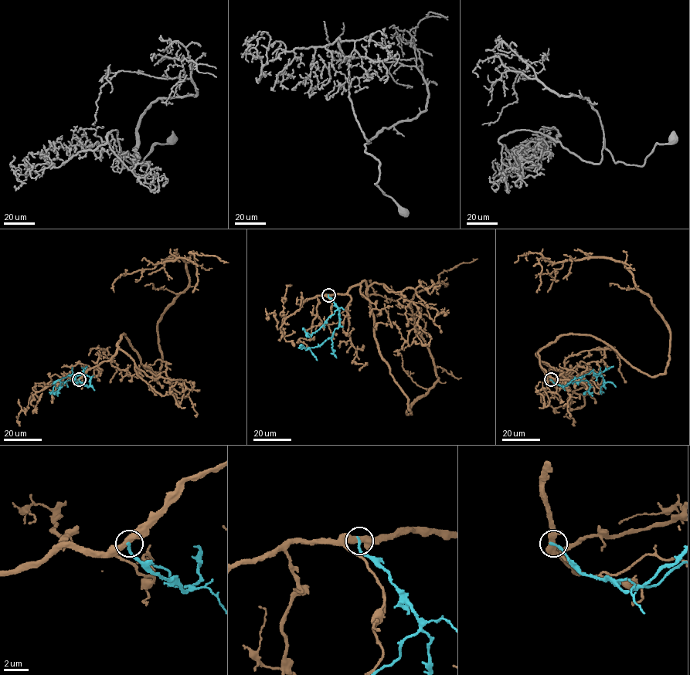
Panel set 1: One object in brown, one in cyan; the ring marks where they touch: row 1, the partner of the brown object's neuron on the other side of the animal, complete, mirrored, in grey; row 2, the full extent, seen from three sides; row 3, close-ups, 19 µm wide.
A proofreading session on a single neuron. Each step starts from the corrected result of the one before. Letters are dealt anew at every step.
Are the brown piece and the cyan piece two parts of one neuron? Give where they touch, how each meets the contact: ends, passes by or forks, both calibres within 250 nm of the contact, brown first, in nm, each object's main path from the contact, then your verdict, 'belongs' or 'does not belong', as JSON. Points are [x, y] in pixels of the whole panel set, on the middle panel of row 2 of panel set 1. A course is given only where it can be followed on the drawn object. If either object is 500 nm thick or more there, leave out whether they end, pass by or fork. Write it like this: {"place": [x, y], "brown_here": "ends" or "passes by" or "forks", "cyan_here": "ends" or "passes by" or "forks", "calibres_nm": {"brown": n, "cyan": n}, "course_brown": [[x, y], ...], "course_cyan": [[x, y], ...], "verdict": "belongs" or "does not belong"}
{"place": [328, 295], "brown_here": "passes by", "cyan_here": "ends", "calibres_nm": {"brown": 440, "cyan": 200}, "course_brown": [[328, 295], [365, 281], [379, 354], [408, 415], [438, 378], [411, 300], [438, 289], [440, 273], [477, 259]], "course_cyan": [[328, 295], [339, 311], [338, 326], [331, 337], [321, 345], [307, 348], [302, 345], [298, 347]], "verdict": "does not belong"}

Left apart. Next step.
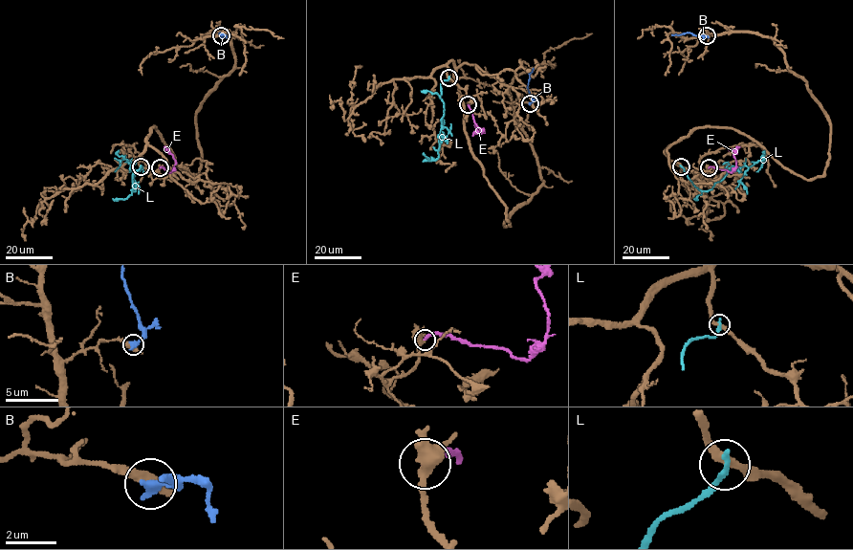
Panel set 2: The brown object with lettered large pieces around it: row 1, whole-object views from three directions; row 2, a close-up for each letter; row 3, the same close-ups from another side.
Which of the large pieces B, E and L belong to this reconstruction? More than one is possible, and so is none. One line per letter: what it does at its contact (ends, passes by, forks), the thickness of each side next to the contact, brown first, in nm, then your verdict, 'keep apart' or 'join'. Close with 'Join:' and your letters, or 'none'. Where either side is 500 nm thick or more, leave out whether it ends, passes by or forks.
B: 550 nm thick on the brown side, 420 nm on the other; keep apart
E: it ends there; 360 nm thick on the brown side, 280 nm on the other; join
L: it ends there; 240 nm thick on the brown side, 240 nm on the other; keep apart
Join: E

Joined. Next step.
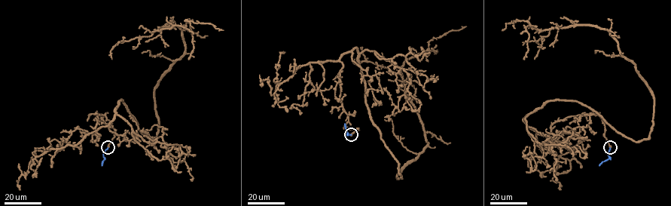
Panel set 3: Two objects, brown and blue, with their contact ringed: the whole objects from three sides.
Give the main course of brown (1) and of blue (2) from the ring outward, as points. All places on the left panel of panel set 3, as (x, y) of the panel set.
1: (108, 147), (97, 116), (99, 136), (122, 99), (155, 141), (154, 89), (184, 48), (158, 29), (223, 30)
2: (108, 147), (102, 165)

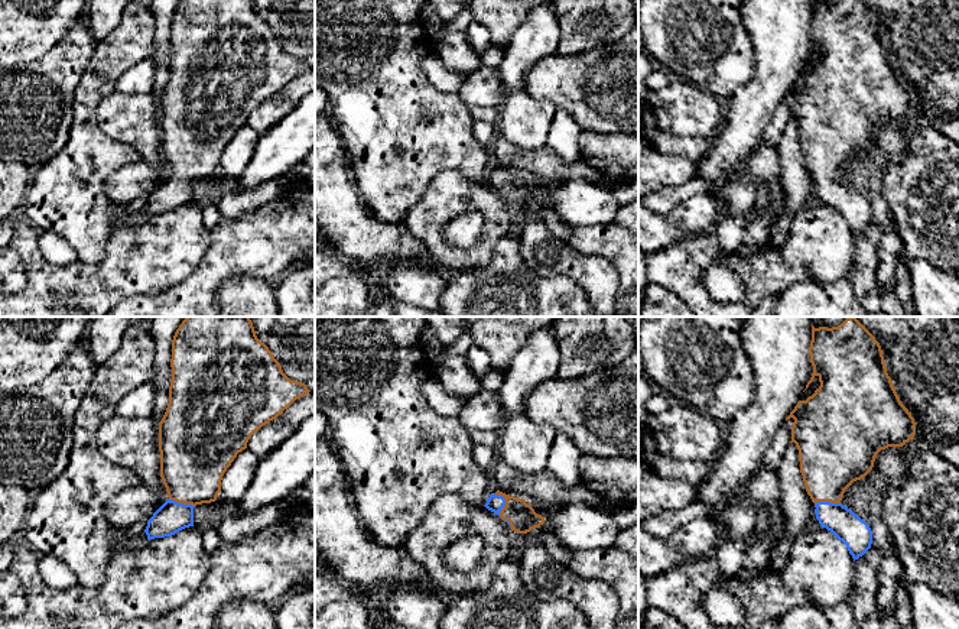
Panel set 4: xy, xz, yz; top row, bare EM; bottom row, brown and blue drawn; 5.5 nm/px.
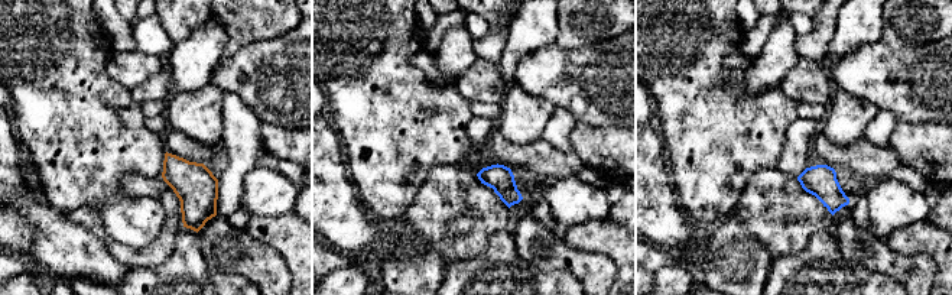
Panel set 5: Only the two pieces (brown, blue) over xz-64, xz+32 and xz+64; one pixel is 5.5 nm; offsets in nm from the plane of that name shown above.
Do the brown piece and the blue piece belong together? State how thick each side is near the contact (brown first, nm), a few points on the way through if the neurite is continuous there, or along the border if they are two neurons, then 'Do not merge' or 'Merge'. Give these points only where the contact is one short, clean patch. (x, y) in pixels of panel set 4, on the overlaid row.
Thickness 160 nm (brown) against 90 nm. Path across: xz (522, 516), (506, 502), (494, 503). Merge

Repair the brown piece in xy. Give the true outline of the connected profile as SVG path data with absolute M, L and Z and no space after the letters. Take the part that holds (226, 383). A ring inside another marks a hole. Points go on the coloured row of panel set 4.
M186 317L172 340L170 367L169 403L159 422L160 477L169 499L147 521L149 541L194 526L194 508L217 500L224 473L247 448L251 435L311 392L283 373L269 347L257 338L250 317Z

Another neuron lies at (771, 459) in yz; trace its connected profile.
M790 418L784 421L784 424L780 427L777 434L774 435L774 440L770 448L763 455L757 471L765 470L765 468L778 468L781 457L791 441L793 422L794 419Z

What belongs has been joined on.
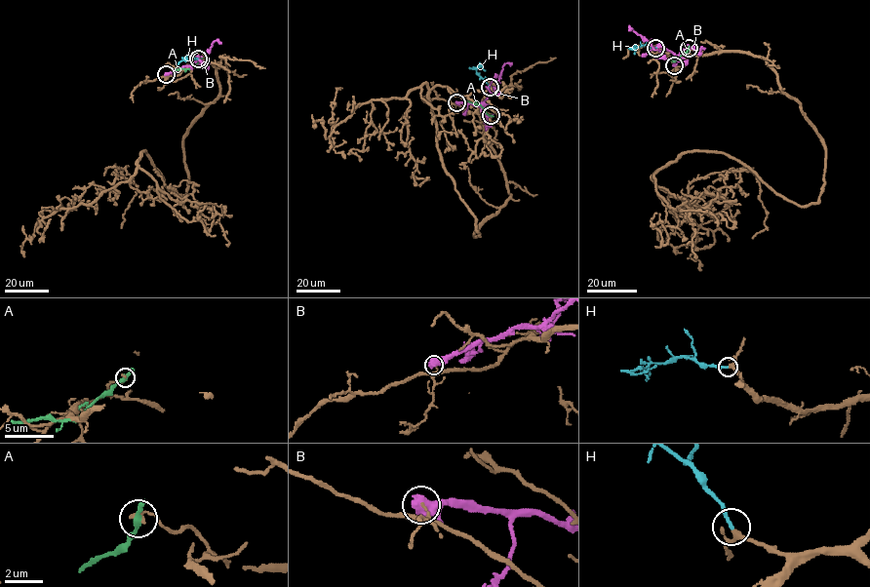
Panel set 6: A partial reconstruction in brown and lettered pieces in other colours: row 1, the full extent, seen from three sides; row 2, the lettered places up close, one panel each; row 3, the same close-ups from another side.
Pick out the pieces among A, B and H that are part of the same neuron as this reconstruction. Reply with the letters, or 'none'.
H

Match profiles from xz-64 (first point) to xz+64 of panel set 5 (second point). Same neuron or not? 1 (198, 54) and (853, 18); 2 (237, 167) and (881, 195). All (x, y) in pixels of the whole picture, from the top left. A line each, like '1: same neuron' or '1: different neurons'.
1: same neuron
2: different neurons

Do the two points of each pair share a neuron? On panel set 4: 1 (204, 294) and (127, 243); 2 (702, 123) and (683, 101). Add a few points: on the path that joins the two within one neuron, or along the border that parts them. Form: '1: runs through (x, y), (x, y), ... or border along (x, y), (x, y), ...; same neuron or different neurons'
1: border along (204, 253), (198, 265), (188, 275), (152, 295); different neurons
2: runs through (696, 117), (686, 107); same neuron

